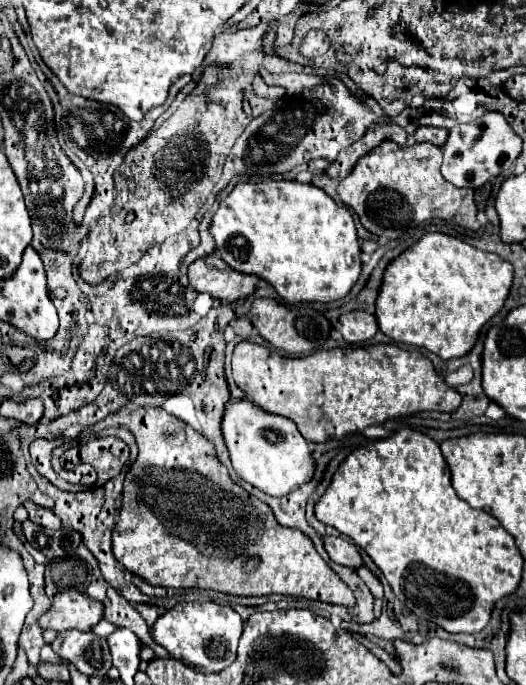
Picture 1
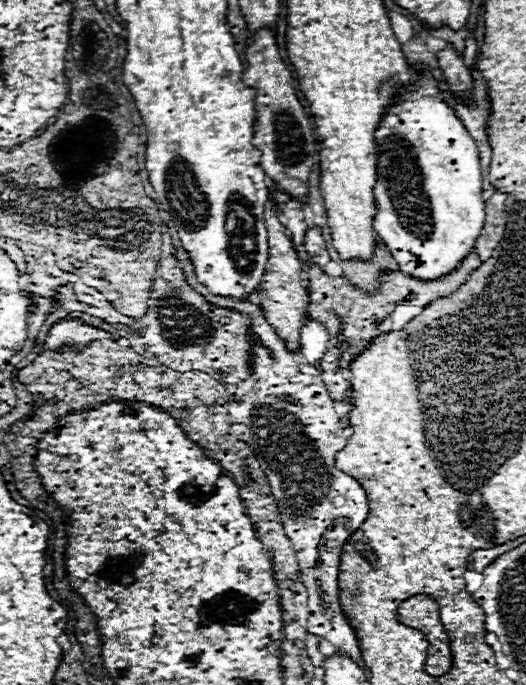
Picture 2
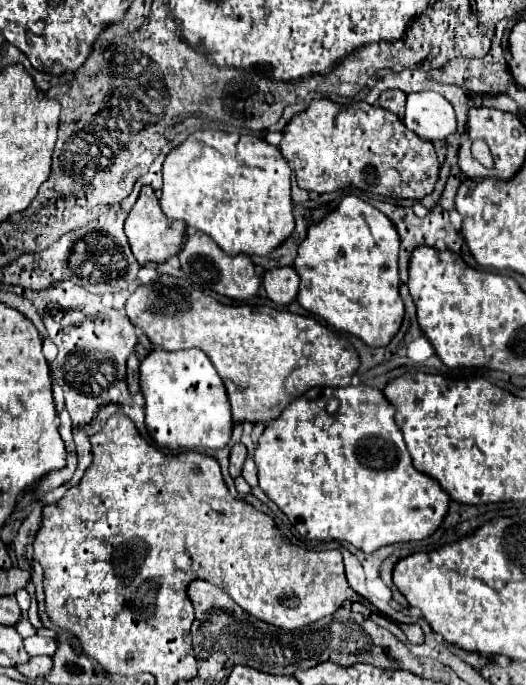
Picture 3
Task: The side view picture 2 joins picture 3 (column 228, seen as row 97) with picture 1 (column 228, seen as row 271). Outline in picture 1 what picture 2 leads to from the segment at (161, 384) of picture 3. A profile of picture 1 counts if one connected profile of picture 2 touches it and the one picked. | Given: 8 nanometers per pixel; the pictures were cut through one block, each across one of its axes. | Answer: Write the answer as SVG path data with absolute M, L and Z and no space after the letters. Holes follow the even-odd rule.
M242 398L228 402L222 416L222 436L230 452L234 472L270 496L286 496L296 486L302 486L312 478L314 460L308 450L308 442L296 430L296 424L284 416L272 416L260 406Z

